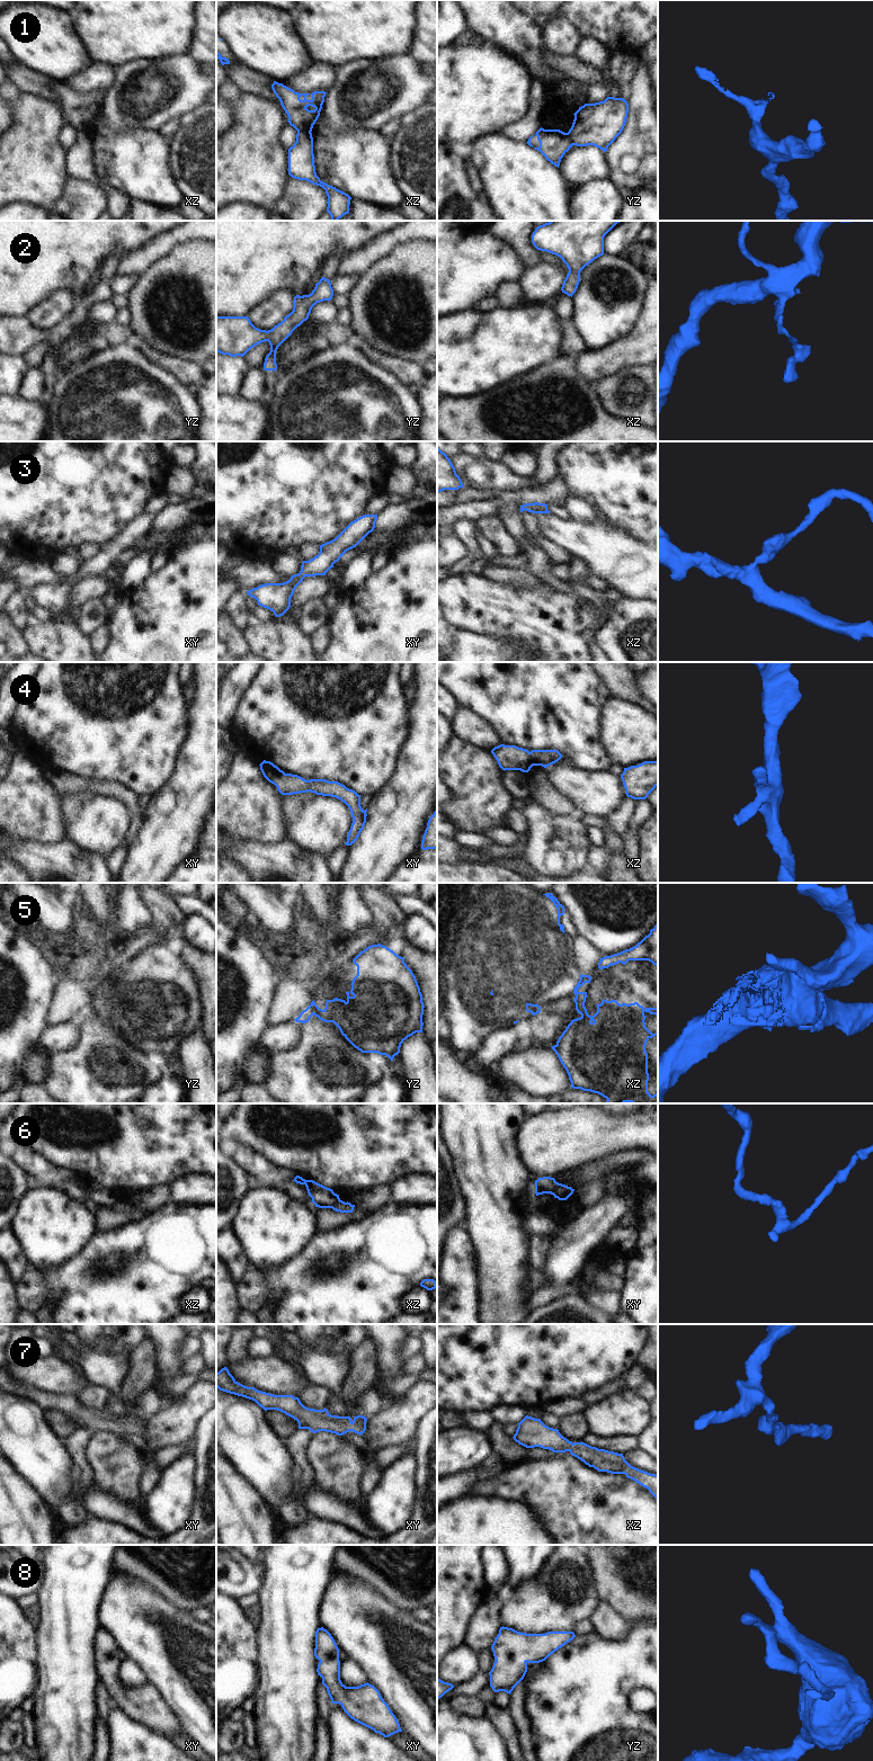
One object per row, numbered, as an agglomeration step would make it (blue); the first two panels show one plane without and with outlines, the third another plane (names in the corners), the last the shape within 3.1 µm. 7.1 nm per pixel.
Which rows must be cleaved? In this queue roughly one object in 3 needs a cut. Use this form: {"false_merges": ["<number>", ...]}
{"false_merges": ["1", "5", "6"]}

